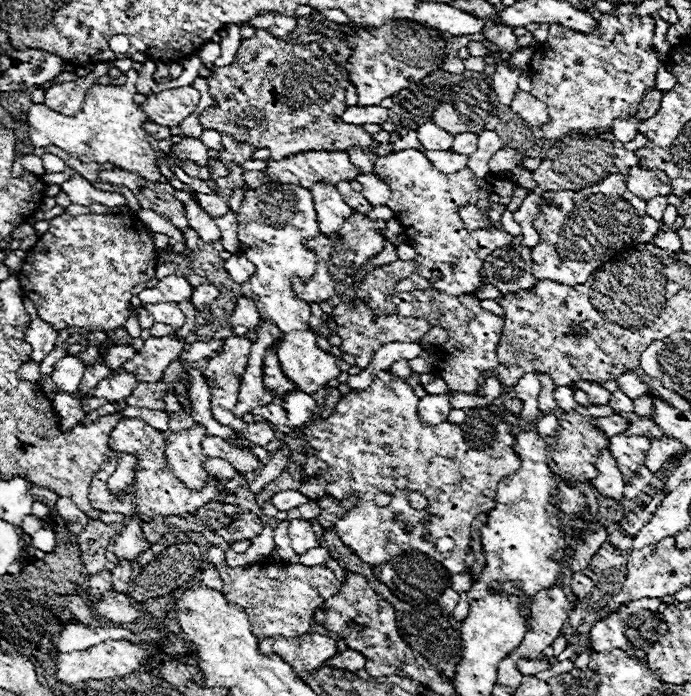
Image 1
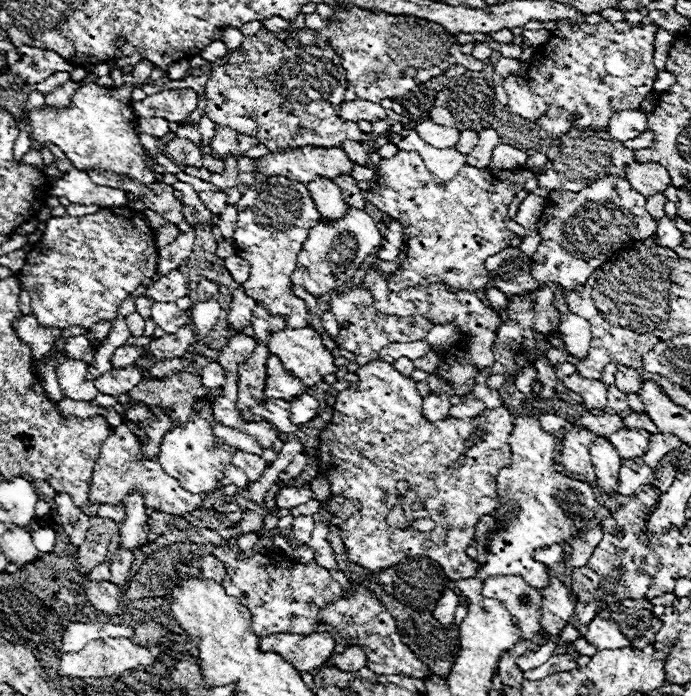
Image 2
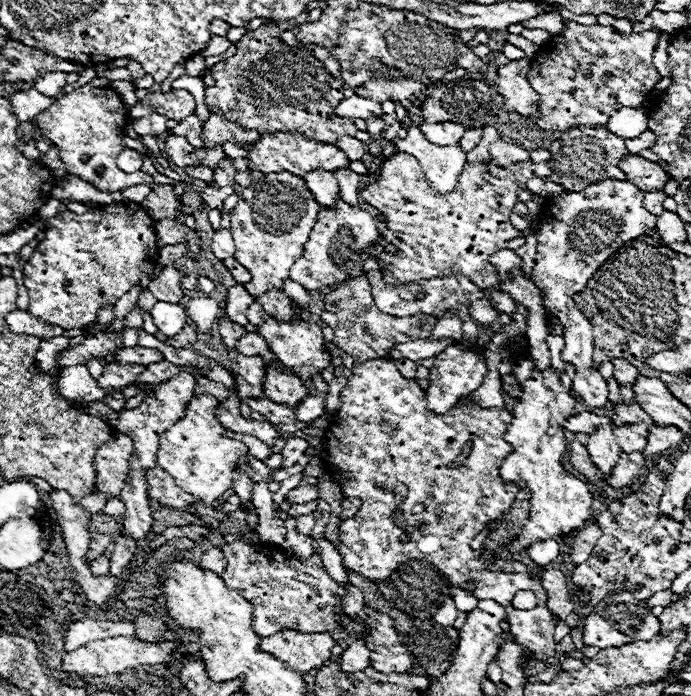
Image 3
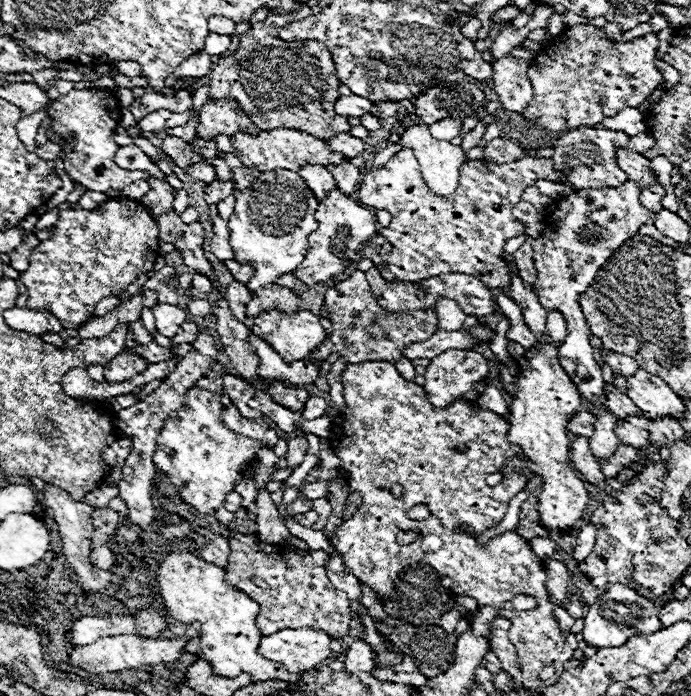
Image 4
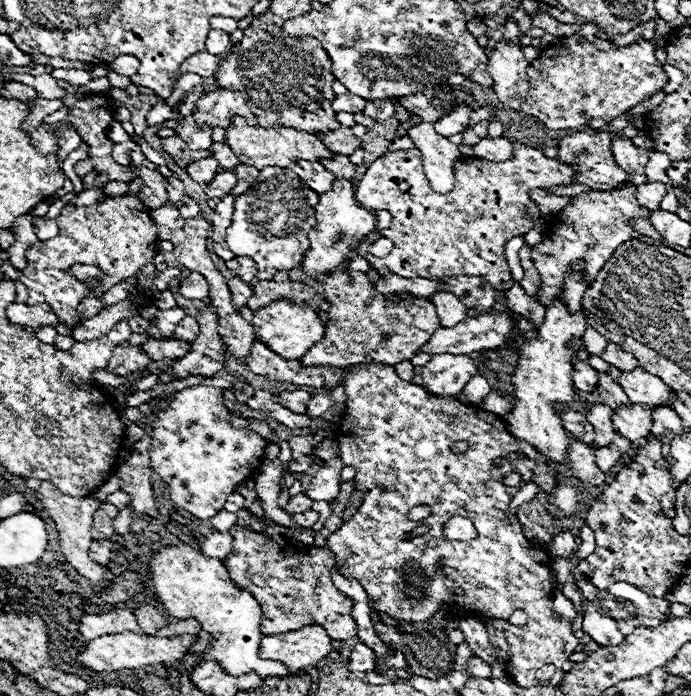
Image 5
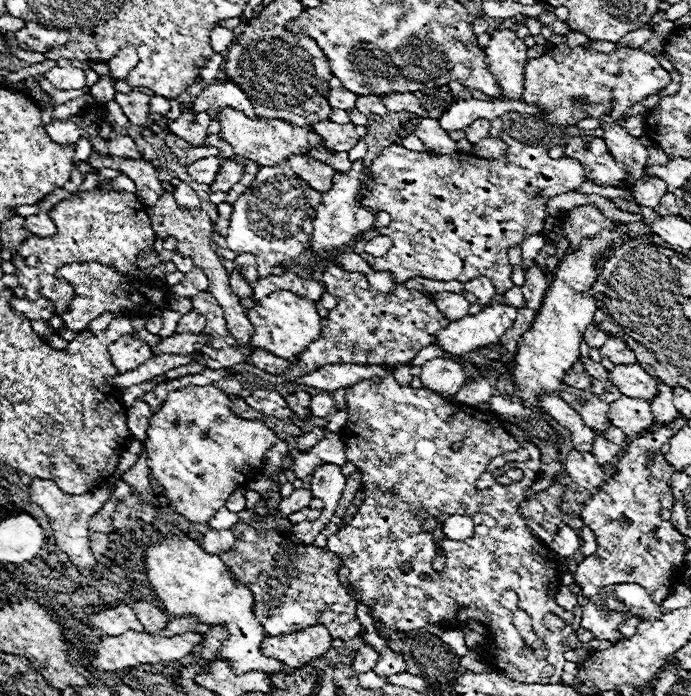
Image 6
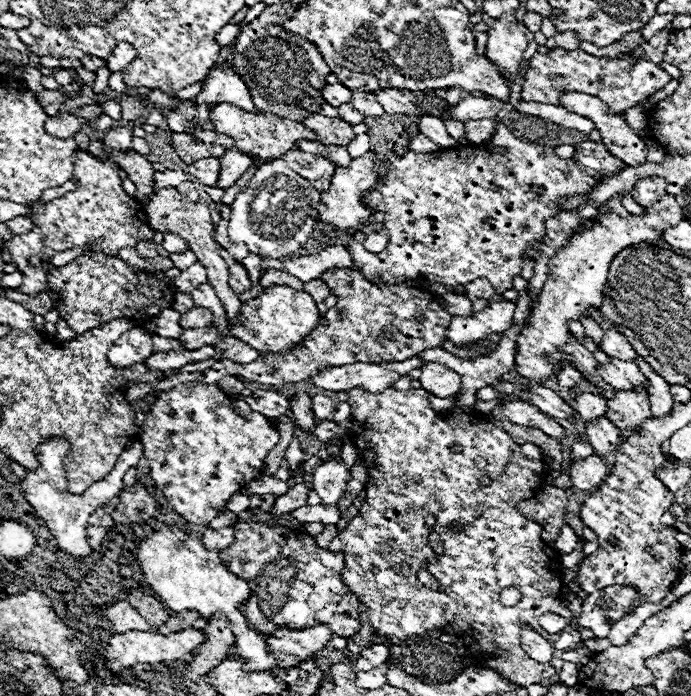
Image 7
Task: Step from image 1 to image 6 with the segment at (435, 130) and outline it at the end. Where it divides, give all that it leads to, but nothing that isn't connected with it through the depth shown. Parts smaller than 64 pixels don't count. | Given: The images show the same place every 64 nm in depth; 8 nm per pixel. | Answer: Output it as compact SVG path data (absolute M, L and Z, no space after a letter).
M470 98L470 100L458 100L456 104L452 104L448 108L448 112L444 112L438 122L446 132L452 130L462 130L468 124L472 124L474 120L487 119L494 120L498 116L502 116L504 112L520 112L520 114L542 114L544 108L536 106L536 104L526 104L526 102L515 100L495 99L492 102L486 100L478 100Z

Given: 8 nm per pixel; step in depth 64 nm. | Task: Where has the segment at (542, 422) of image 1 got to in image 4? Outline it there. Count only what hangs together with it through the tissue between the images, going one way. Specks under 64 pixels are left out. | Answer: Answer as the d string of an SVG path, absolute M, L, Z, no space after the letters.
M576 412L576 416L568 418L568 430L576 436L590 438L594 432L594 418L590 412Z

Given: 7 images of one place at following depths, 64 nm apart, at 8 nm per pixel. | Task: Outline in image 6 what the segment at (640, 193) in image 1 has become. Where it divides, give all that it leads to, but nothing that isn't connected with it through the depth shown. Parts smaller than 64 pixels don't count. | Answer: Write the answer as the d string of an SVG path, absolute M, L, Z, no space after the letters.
M600 120L600 128L604 130L604 142L610 150L610 154L616 158L616 162L622 162L626 172L632 174L634 180L642 178L642 168L646 166L648 160L648 148L638 142L624 126L618 122L604 122Z

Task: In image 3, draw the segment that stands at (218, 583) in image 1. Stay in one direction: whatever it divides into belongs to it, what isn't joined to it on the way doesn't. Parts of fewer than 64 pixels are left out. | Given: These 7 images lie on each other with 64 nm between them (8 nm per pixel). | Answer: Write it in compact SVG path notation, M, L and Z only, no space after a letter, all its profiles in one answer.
M212 546L210 550L206 550L206 552L202 554L200 566L204 566L206 570L212 570L212 572L222 574L224 568L226 568L226 558L224 558L222 548L220 548L220 546Z

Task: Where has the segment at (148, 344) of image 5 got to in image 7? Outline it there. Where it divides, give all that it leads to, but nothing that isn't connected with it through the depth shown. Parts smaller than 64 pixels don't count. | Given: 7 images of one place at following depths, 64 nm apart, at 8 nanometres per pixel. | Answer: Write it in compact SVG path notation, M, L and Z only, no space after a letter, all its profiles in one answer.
M274 284L274 286L268 286L260 296L244 302L240 306L240 318L244 318L240 326L234 326L228 322L226 328L216 328L216 326L188 328L184 330L180 342L186 344L188 350L198 350L200 346L216 344L224 340L224 336L234 336L260 352L286 352L316 328L320 320L320 312L312 296L308 296L308 292Z

